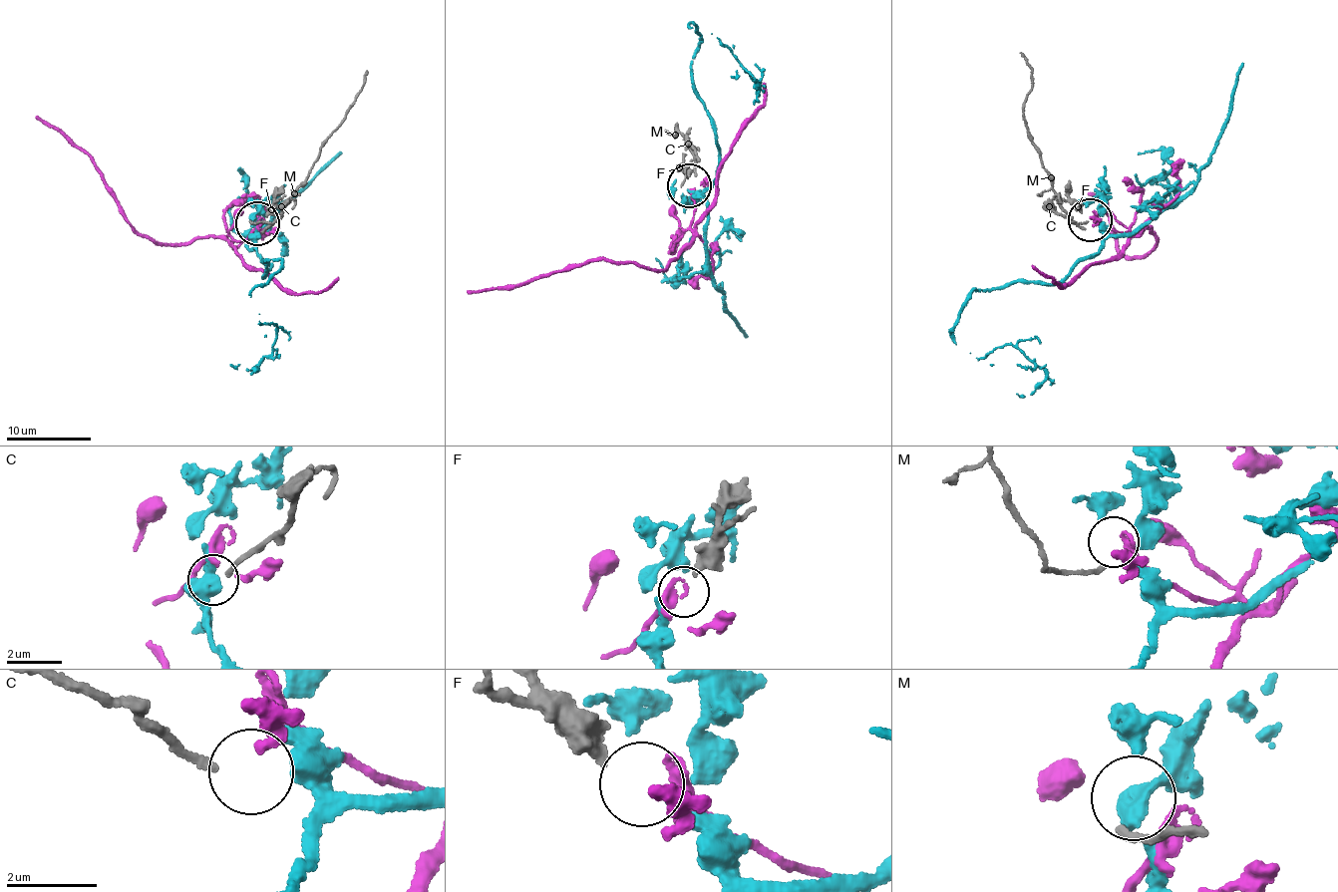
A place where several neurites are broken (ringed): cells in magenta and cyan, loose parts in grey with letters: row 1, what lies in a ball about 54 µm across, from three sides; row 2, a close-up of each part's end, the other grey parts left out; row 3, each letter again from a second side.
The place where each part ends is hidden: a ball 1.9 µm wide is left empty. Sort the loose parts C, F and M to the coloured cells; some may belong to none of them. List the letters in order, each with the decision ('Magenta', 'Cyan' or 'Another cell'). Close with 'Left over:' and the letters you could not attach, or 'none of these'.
C: Cyan
F: Magenta
M: Another cell
Left over: M

